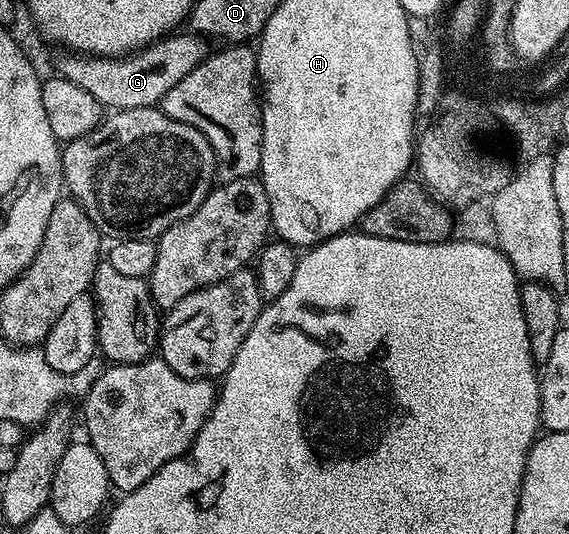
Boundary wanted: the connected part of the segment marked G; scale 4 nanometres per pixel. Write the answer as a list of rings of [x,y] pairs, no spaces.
[[[170,33],[150,43],[149,46],[142,47],[139,51],[131,51],[128,55],[116,57],[61,53],[57,59],[56,74],[67,81],[75,81],[75,85],[79,85],[79,89],[87,89],[87,93],[91,93],[91,97],[95,97],[95,101],[99,101],[102,108],[126,111],[136,107],[155,107],[160,104],[163,96],[171,93],[171,89],[175,89],[175,85],[179,85],[179,81],[183,81],[183,77],[187,77],[187,73],[191,73],[191,69],[195,69],[201,64],[211,51],[211,47],[208,47],[210,44],[198,34],[177,34],[181,33]]]

